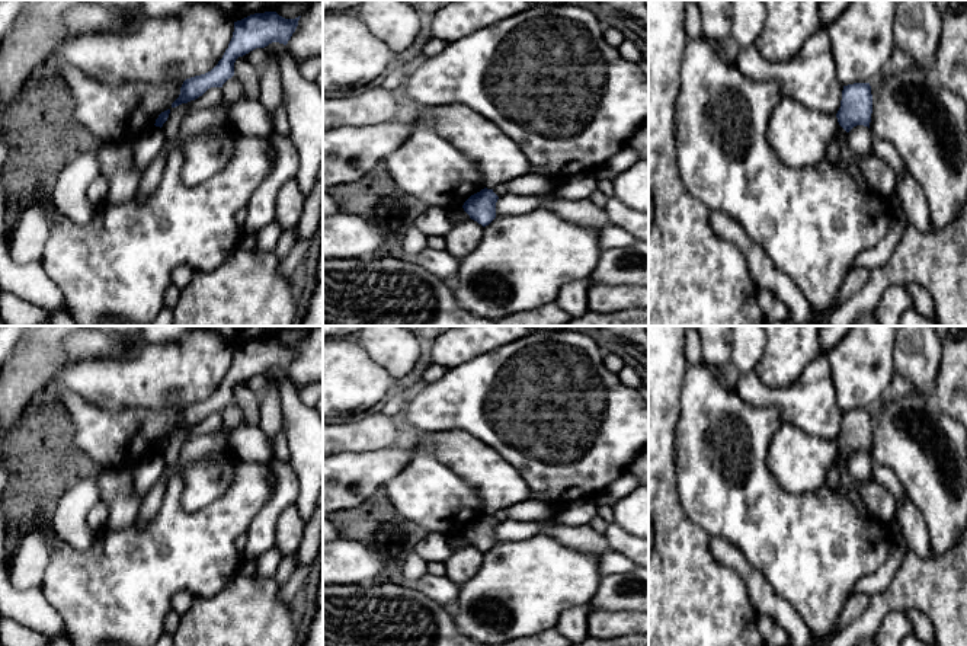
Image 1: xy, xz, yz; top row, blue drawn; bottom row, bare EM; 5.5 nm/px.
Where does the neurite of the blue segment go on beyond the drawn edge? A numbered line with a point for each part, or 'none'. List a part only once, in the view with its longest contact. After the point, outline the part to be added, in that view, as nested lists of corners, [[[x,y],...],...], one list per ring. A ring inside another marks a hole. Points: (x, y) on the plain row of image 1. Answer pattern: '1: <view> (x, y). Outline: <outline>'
none

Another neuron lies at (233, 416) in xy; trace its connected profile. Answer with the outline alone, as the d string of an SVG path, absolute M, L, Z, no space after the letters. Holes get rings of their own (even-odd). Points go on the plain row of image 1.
M233 402L222 410L222 429L214 434L193 435L180 448L173 474L179 474L185 464L196 460L201 454L228 450L227 434L244 423L241 407Z

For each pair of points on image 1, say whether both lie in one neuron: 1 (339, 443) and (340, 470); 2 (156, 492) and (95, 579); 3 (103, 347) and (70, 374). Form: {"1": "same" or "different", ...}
{"1": "different", "2": "different", "3": "different"}

